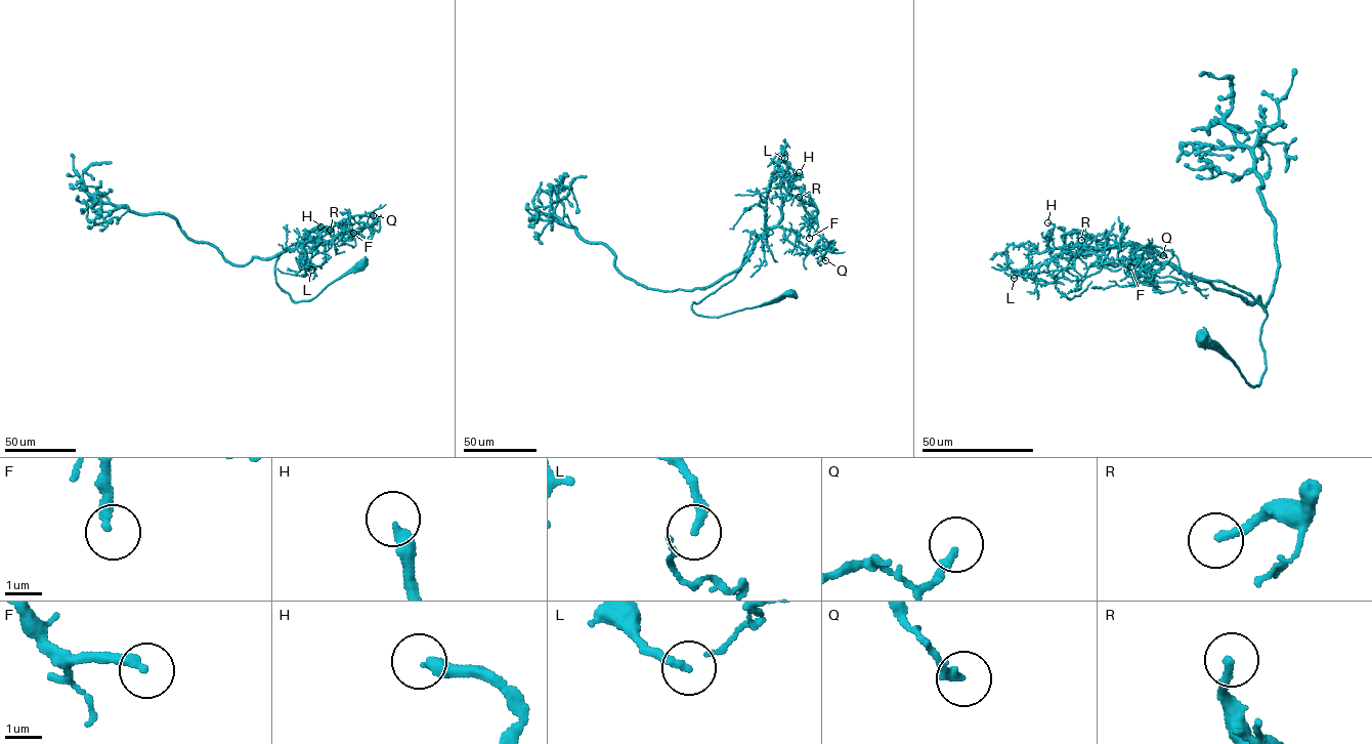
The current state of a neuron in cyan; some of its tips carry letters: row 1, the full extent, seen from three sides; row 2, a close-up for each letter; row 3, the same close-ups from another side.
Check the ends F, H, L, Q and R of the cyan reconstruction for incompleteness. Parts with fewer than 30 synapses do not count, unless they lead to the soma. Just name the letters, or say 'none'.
none

